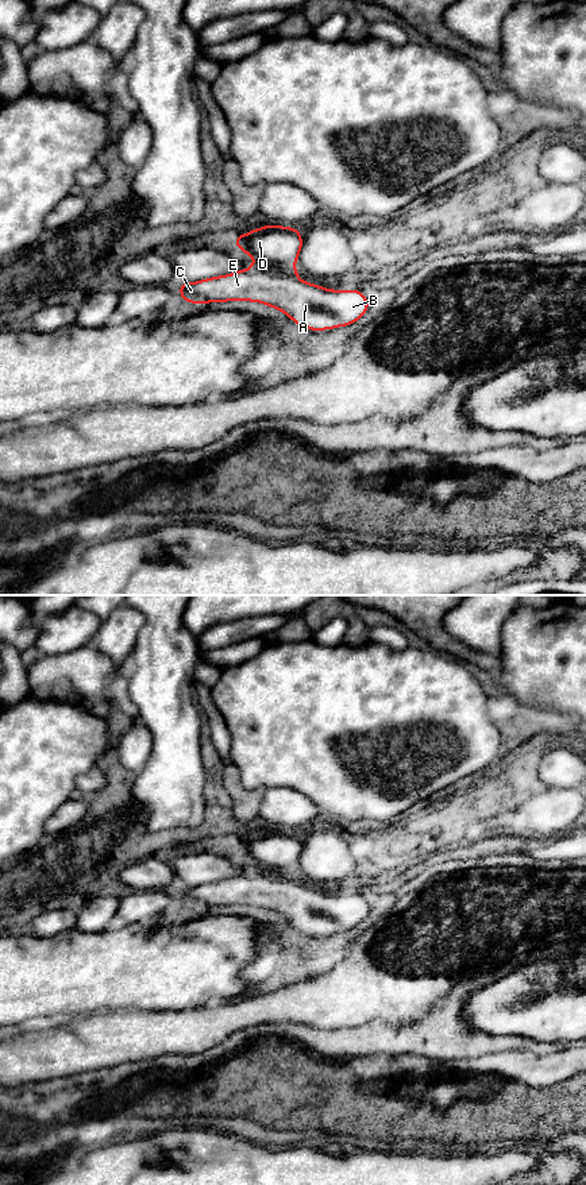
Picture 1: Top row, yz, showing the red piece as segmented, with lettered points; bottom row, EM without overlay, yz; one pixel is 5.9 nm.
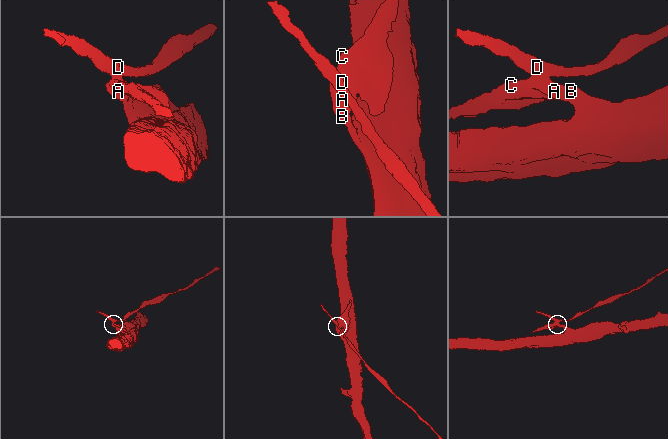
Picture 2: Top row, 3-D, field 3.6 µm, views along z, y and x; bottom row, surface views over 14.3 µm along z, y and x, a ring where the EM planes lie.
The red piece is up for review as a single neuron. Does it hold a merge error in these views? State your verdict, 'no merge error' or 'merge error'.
merge error

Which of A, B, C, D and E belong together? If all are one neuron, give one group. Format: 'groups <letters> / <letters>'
groups A B C E / D

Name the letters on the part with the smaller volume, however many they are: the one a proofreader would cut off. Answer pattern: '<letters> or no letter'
D

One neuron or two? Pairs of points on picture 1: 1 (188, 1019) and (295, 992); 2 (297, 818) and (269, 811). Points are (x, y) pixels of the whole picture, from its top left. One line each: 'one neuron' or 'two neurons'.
1: one neuron
2: one neuron

